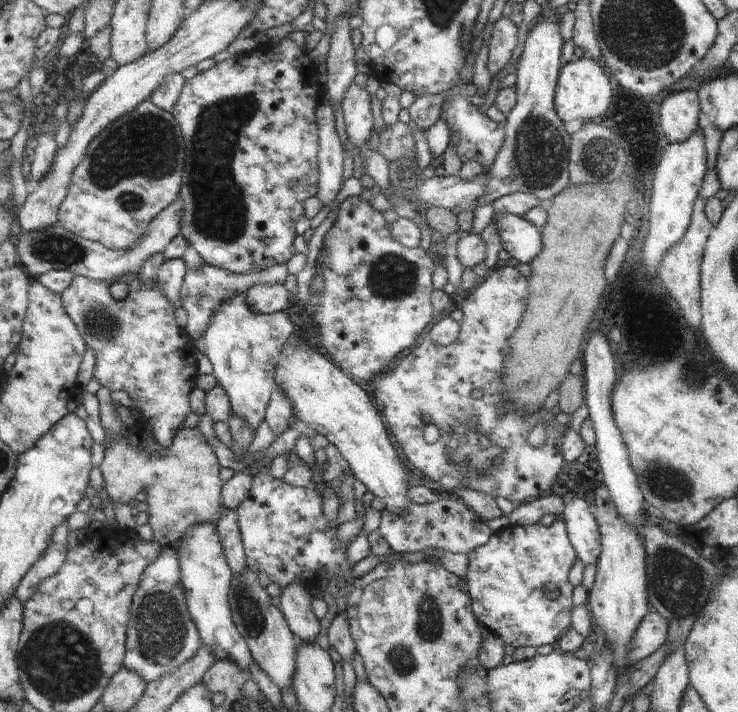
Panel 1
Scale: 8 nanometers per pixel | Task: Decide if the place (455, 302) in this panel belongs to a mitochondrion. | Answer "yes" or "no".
no

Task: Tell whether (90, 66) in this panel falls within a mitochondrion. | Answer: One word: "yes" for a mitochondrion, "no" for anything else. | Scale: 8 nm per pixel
no

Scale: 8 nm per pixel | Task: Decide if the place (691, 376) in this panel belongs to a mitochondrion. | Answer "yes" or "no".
yes

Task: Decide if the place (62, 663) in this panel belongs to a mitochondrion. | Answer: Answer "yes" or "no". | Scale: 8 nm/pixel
yes

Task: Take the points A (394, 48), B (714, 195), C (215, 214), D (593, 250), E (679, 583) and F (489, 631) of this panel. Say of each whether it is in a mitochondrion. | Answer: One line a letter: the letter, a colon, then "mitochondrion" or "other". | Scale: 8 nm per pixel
A: other
B: other
C: mitochondrion
D: other
E: mitochondrion
F: other

